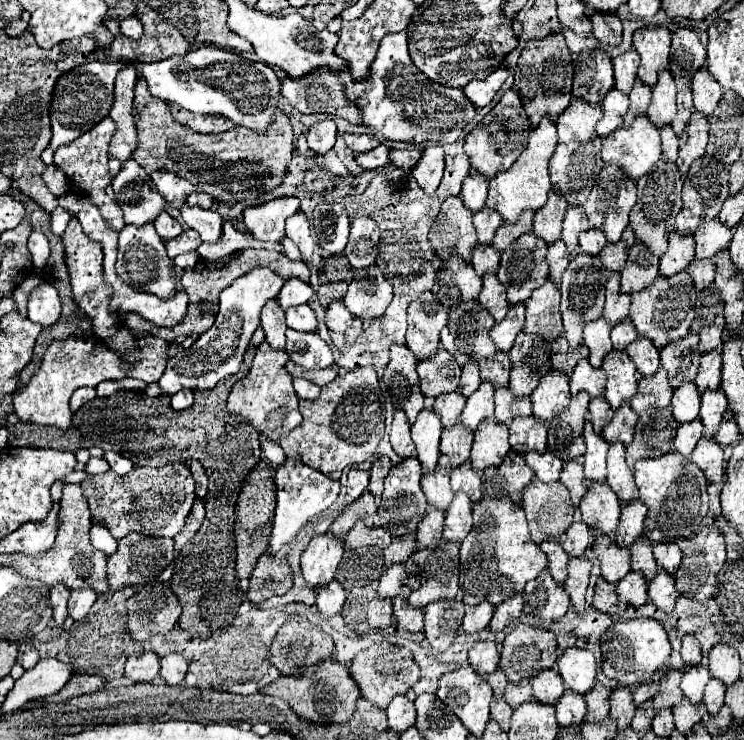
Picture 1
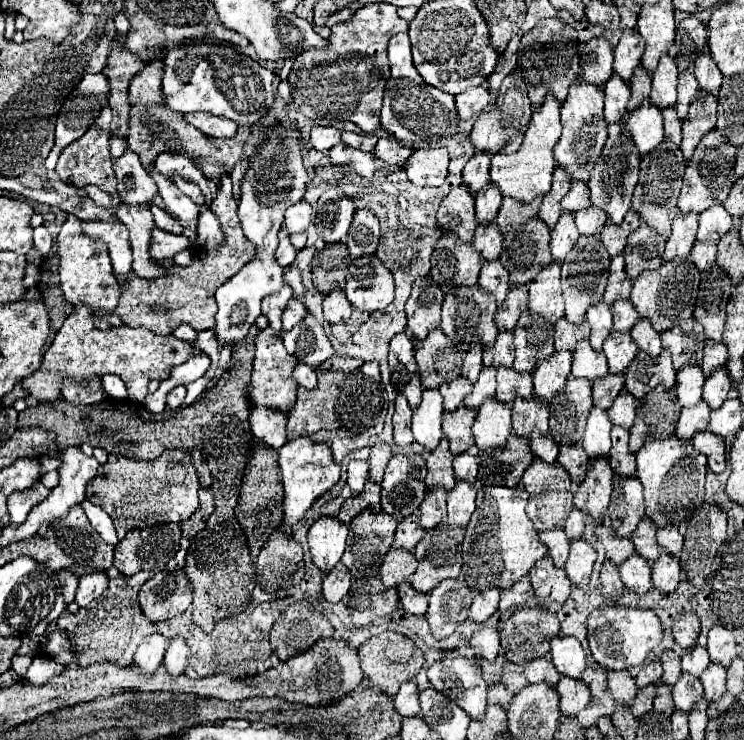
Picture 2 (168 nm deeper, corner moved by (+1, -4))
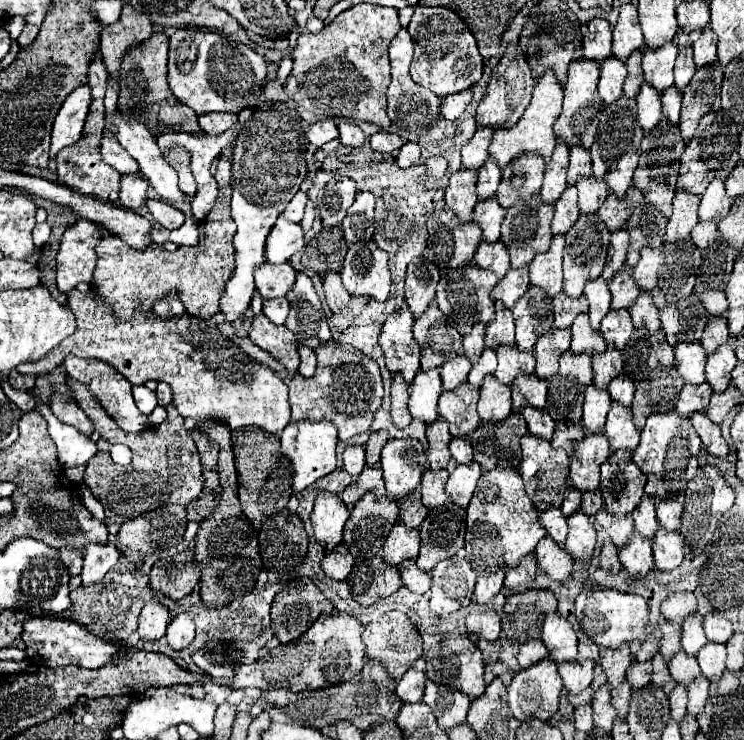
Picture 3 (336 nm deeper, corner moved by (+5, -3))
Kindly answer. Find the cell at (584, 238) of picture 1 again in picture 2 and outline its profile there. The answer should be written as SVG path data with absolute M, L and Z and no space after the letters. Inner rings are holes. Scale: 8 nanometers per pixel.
M594 207L576 215L576 227L582 235L600 235L602 225L606 223L606 215Z

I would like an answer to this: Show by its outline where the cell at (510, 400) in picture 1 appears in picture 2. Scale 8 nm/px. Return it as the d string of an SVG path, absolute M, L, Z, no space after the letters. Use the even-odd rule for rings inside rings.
M500 367L498 369L498 387L496 387L496 399L504 401L506 405L512 405L514 397L532 397L532 377L530 373L516 373L514 369Z

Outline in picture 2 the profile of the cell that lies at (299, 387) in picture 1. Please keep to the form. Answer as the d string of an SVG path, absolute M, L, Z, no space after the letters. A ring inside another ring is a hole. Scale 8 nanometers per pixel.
M298 363L294 369L294 381L304 389L314 389L316 387L316 373L312 367Z

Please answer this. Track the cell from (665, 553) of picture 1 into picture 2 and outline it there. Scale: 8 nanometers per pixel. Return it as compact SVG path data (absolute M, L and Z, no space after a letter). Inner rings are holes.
M676 527L658 529L656 539L658 539L658 545L662 547L662 551L674 553L676 557L680 555L680 551L682 551L682 535L680 535L680 531Z

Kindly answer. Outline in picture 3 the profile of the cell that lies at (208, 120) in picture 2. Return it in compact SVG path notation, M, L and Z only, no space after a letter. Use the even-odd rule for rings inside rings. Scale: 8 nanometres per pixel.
M212 112L212 114L202 114L202 116L198 116L200 128L206 130L208 134L224 134L234 122L236 122L236 114Z

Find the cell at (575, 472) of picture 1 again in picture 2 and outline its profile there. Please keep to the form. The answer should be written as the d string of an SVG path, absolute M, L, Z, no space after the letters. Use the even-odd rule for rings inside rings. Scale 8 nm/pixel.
M562 445L556 463L568 471L574 485L580 485L584 481L586 469L588 469L588 457L586 457L582 445L572 445L572 447Z

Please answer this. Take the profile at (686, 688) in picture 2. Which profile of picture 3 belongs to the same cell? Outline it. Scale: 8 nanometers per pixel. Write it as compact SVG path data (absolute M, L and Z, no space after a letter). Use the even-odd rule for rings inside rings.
M680 648L680 652L674 654L674 660L668 666L670 666L670 674L674 676L676 684L680 682L682 686L688 686L694 680L694 676L700 674L696 656L688 656L682 648Z

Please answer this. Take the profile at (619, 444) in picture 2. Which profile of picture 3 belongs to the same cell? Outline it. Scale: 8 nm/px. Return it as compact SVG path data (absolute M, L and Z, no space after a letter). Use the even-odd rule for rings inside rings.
M612 402L612 408L606 418L604 432L610 442L610 450L634 450L640 440L640 430L632 422L632 410L630 406Z

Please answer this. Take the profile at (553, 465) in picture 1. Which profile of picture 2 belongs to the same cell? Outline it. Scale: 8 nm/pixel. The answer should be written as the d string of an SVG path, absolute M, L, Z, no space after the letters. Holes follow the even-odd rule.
M534 431L530 435L530 451L532 451L534 457L538 457L546 463L556 463L558 445L548 435L540 435L538 431Z

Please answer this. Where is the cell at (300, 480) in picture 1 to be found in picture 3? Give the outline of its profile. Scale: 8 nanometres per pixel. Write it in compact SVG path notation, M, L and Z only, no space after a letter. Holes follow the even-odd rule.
M298 420L286 424L286 428L280 432L280 442L282 442L282 452L290 458L292 468L294 468L294 478L292 478L292 488L294 492L304 490L306 486L314 484L318 478L324 478L326 474L334 472L336 468L336 442L338 442L338 430L330 420Z

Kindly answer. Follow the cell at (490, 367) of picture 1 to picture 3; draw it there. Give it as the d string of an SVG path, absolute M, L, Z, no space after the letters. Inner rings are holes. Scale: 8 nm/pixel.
M496 304L496 316L486 326L486 346L498 348L500 344L514 344L514 318L508 308Z

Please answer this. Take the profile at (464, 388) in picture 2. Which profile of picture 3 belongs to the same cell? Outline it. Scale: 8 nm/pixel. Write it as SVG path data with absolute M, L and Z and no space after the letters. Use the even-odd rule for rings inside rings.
M456 354L454 358L446 360L446 364L442 364L442 368L440 368L444 390L452 390L452 388L460 386L462 382L466 382L470 368L472 368L472 364L464 354Z

